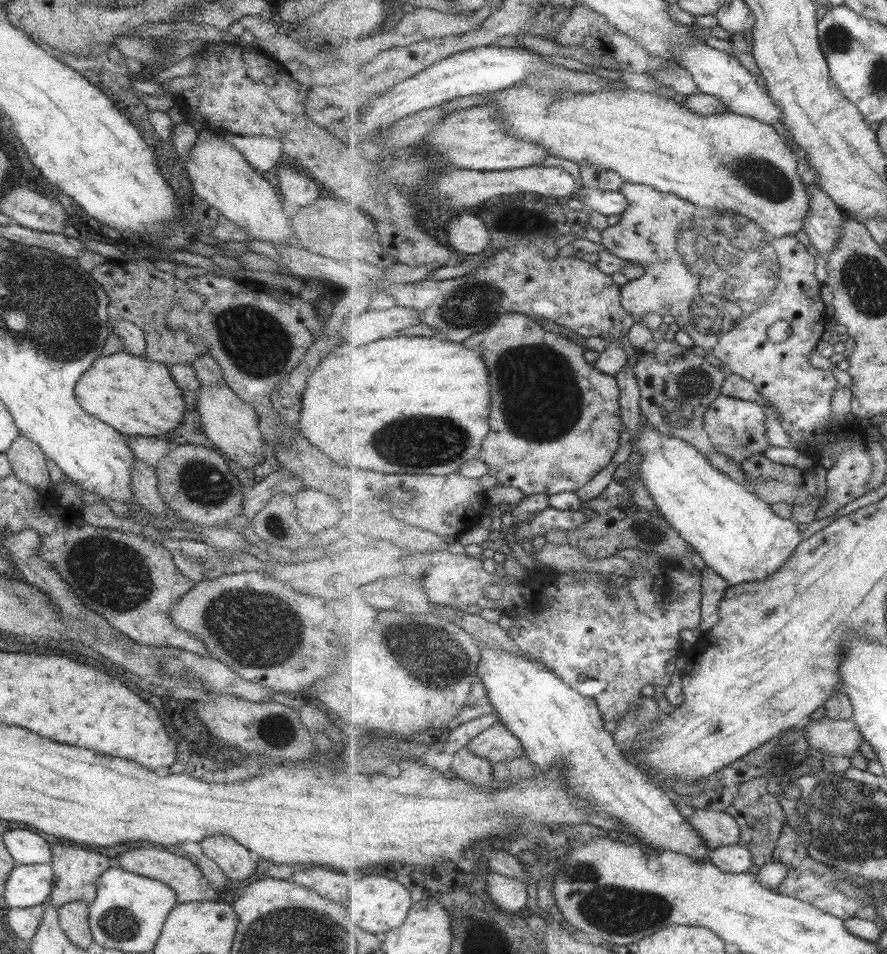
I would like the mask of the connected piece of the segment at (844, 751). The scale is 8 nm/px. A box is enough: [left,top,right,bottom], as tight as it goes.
[806,718,866,758]

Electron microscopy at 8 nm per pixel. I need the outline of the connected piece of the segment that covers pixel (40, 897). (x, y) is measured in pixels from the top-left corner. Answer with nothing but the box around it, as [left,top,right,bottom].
[3,863,54,909]

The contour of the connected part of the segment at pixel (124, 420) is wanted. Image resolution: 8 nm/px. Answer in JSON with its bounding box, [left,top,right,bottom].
[75,350,184,436]

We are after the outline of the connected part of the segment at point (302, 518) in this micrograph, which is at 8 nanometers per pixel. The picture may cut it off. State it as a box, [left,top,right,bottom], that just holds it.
[293,488,343,533]

